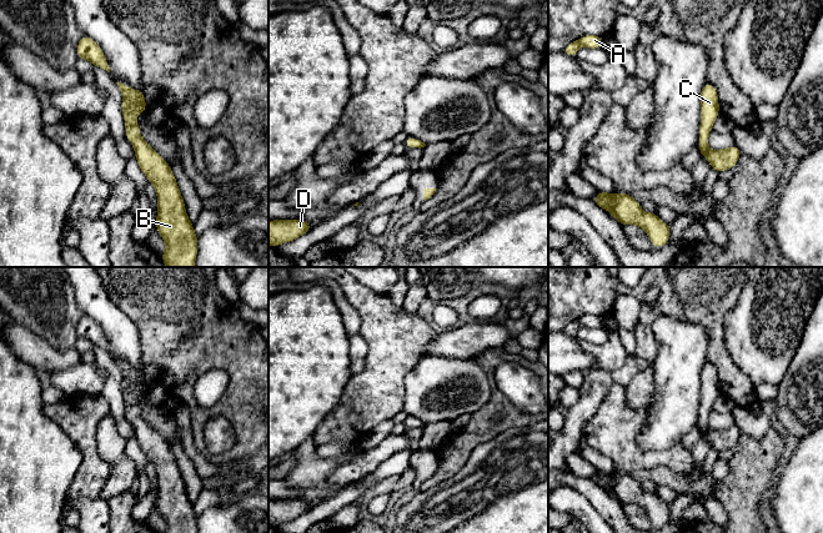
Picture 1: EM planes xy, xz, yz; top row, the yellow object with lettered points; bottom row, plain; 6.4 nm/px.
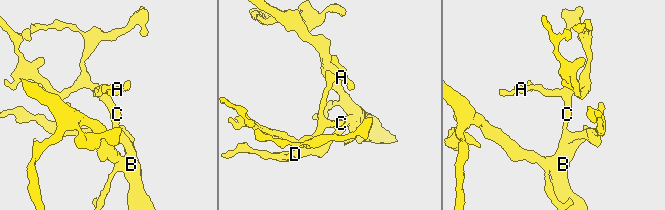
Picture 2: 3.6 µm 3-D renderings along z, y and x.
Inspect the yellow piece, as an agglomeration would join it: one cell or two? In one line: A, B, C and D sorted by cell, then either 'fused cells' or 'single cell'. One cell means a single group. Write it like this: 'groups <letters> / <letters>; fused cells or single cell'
groups A B C D; single cell

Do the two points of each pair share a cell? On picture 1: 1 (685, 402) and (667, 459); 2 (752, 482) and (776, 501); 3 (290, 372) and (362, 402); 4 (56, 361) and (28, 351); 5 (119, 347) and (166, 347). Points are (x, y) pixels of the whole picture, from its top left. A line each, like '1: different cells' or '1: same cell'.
1: different cells
2: different cells
3: different cells
4: same cell
5: different cells

